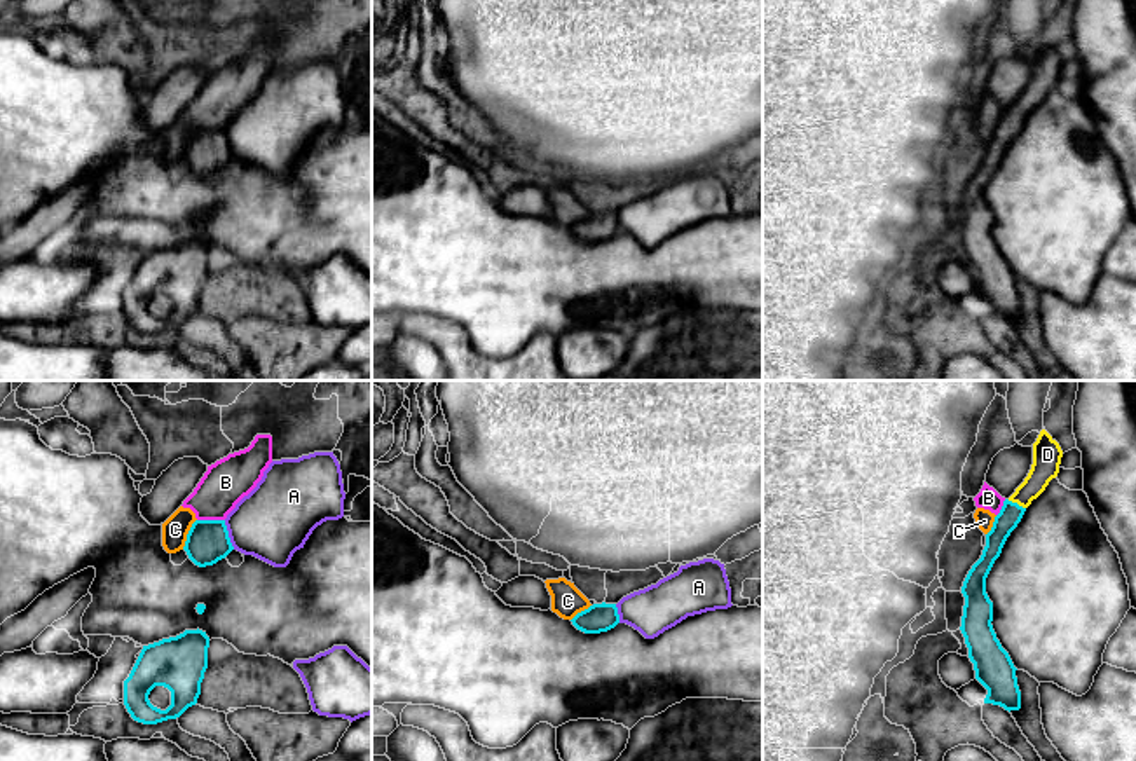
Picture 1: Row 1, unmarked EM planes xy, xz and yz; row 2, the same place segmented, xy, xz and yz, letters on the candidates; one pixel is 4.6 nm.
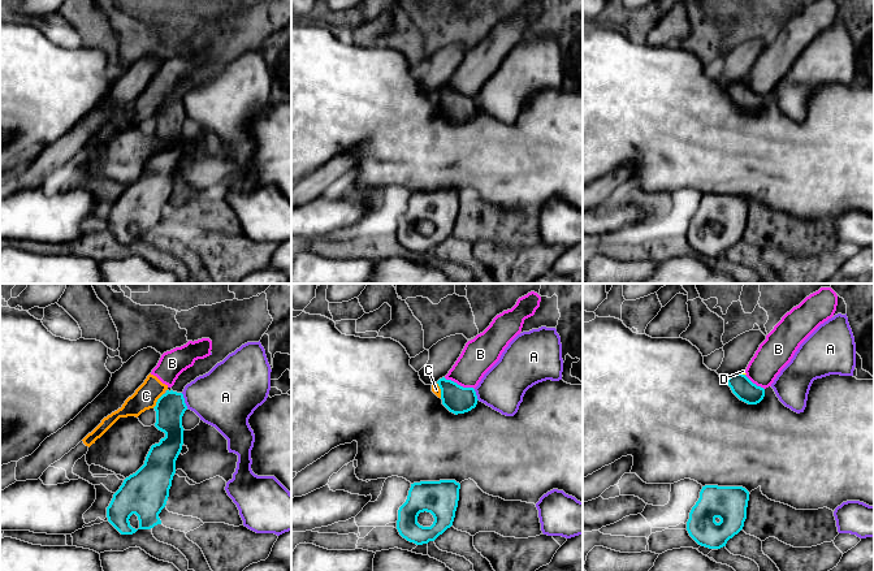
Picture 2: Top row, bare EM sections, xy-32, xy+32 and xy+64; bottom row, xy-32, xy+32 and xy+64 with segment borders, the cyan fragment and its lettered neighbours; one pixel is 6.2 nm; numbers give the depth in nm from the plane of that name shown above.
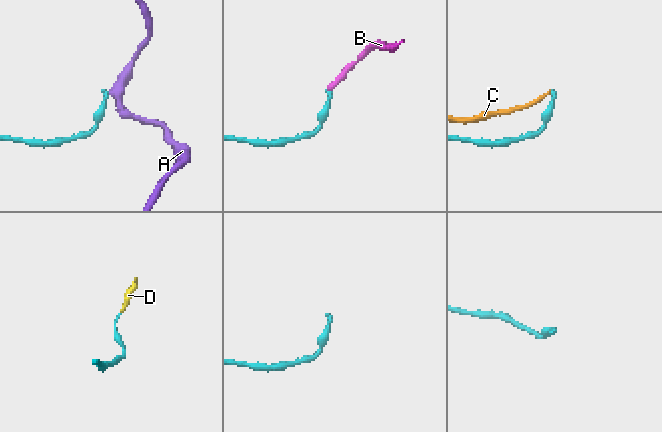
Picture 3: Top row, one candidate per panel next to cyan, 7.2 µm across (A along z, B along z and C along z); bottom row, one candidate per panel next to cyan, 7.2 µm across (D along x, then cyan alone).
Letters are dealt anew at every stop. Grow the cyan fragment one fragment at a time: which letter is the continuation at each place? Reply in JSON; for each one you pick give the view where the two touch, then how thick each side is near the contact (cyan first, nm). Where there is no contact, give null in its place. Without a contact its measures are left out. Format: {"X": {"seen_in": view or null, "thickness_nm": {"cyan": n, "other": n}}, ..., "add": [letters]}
{"D": {"seen_in": "yz", "thickness_nm": {"cyan": 110, "other": 130}}, "add": ["D"]}

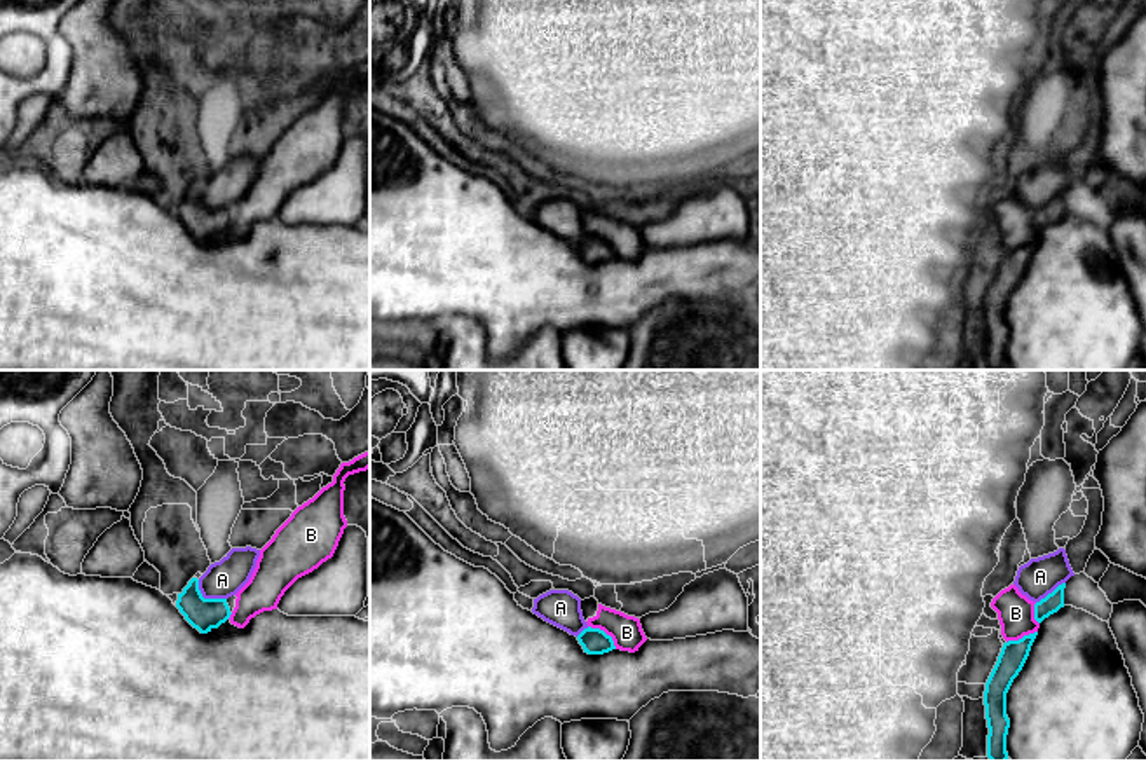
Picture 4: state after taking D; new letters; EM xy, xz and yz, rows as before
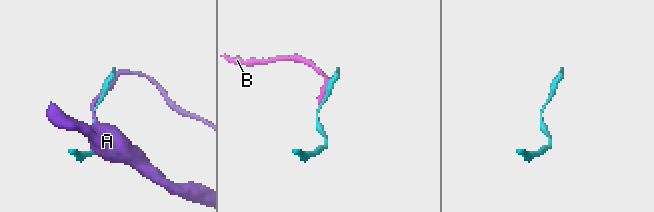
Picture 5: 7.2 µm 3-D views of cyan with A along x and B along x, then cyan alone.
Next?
{"add": []}

